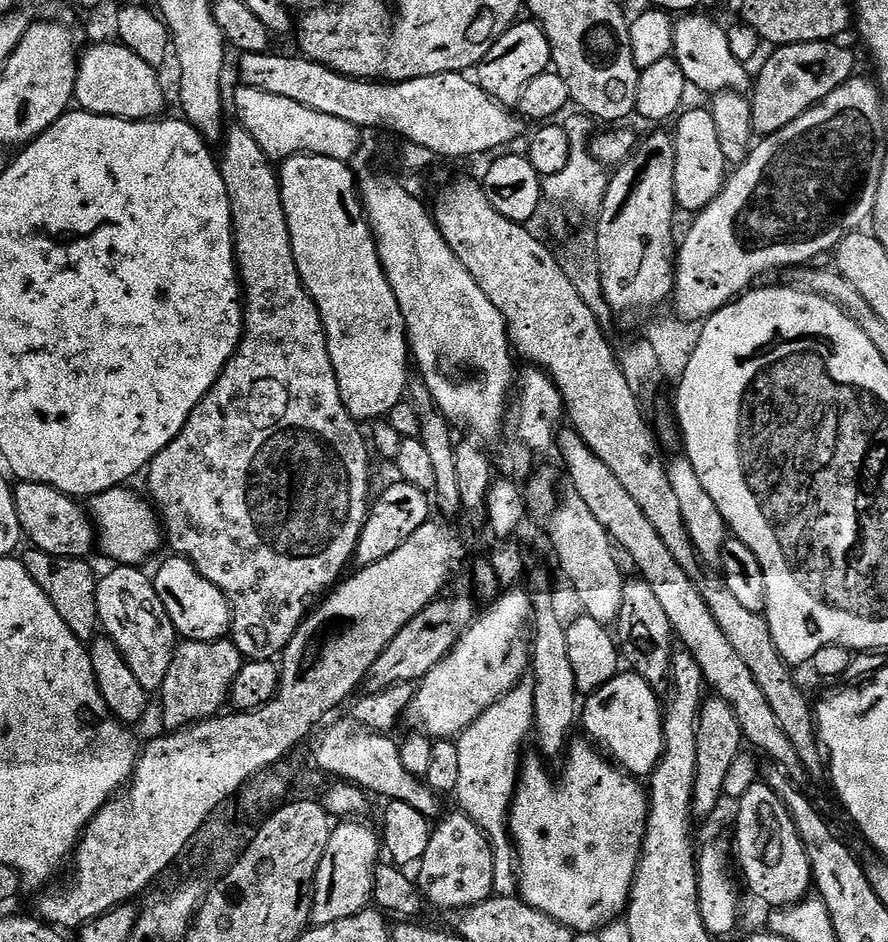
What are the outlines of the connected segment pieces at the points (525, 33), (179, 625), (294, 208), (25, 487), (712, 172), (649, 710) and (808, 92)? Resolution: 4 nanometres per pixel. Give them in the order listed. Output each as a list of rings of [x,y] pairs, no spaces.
[[[535,22],[524,23],[513,24],[506,34],[499,36],[494,46],[490,46],[486,58],[482,58],[482,62],[474,69],[476,83],[505,108],[515,109],[522,98],[522,90],[526,90],[526,86],[530,86],[530,81],[538,78],[538,74],[549,71],[552,63],[550,42],[540,25]]]
[[[175,554],[154,572],[154,583],[158,598],[162,598],[162,606],[166,606],[166,614],[177,633],[184,640],[210,642],[225,639],[232,631],[232,605],[222,590],[214,586],[195,566],[192,561]]]
[[[289,156],[278,168],[280,197],[288,219],[290,246],[294,250],[296,269],[305,290],[318,306],[324,333],[328,335],[328,353],[334,374],[338,378],[342,402],[353,420],[376,422],[397,411],[401,407],[400,399],[409,391],[410,349],[398,298],[388,285],[388,275],[380,265],[372,229],[362,215],[362,200],[358,195],[356,180],[348,168],[351,167],[345,161],[325,156]]]
[[[29,480],[17,483],[16,505],[18,506],[18,522],[22,522],[22,530],[27,543],[41,548],[48,558],[84,558],[94,548],[94,521],[79,499],[70,497],[48,484],[35,484]]]
[[[704,110],[695,116],[694,113],[685,111],[675,121],[676,132],[676,169],[674,182],[676,183],[676,203],[689,214],[695,214],[720,193],[726,179],[726,161],[723,154],[723,144],[712,121],[711,111]]]
[[[624,670],[585,700],[588,701],[582,704],[582,728],[584,724],[587,735],[593,741],[604,740],[603,747],[629,773],[651,773],[664,755],[662,700],[656,697],[655,690],[642,677]]]
[[[819,40],[818,42],[802,42],[801,44],[782,44],[776,52],[760,68],[760,77],[755,77],[750,88],[752,103],[751,131],[761,136],[772,136],[778,130],[790,126],[794,118],[802,118],[815,104],[821,104],[834,90],[841,88],[845,82],[853,79],[856,68],[856,56],[848,48],[843,48],[840,42]]]

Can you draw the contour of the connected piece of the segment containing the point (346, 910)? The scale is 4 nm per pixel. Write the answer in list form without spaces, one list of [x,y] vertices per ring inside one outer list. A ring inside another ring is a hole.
[[[352,818],[333,827],[326,854],[316,871],[316,882],[312,890],[313,925],[342,922],[354,914],[365,911],[373,899],[373,884],[378,861],[382,856],[382,840],[368,824],[359,824]]]

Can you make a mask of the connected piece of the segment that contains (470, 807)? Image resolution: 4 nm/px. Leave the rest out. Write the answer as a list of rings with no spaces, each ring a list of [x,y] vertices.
[[[513,690],[505,694],[499,704],[490,706],[455,741],[458,750],[458,782],[454,798],[464,815],[469,816],[488,835],[494,854],[493,893],[513,896],[518,892],[518,861],[510,835],[512,796],[518,783],[520,747],[528,732],[534,728],[534,694],[531,690]]]

